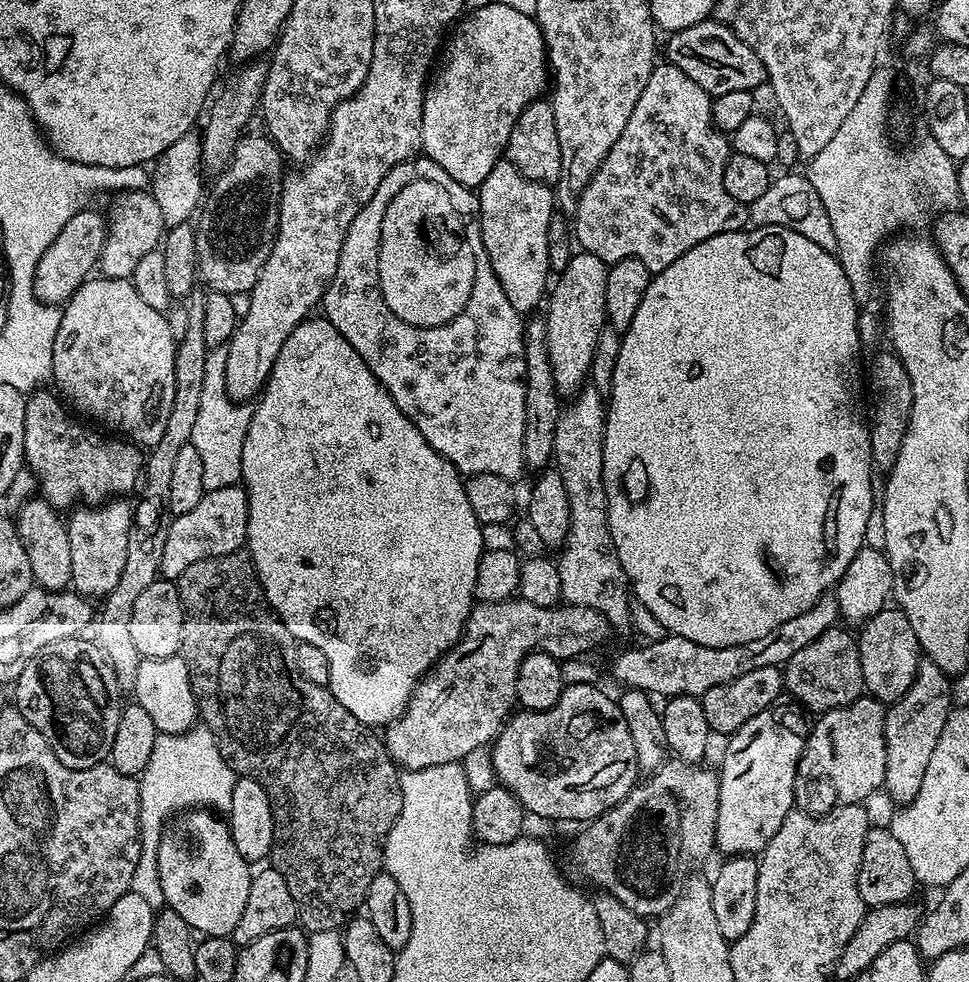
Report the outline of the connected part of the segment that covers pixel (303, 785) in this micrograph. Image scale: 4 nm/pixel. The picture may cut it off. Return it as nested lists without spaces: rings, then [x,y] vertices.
[[[246,550],[231,552],[230,554],[222,554],[214,558],[202,558],[202,562],[194,562],[194,566],[186,566],[186,570],[182,570],[178,581],[180,590],[180,601],[184,607],[184,625],[182,626],[182,642],[180,643],[179,655],[182,657],[182,663],[190,670],[190,686],[194,690],[194,698],[198,709],[199,719],[202,721],[203,727],[212,731],[212,736],[216,740],[217,746],[220,748],[222,758],[232,767],[237,777],[245,776],[254,782],[258,782],[258,786],[262,786],[262,790],[266,790],[268,801],[272,807],[272,851],[270,853],[271,867],[278,870],[278,874],[282,874],[282,878],[286,878],[286,887],[290,890],[290,898],[294,898],[294,906],[296,907],[296,918],[299,927],[303,928],[305,933],[311,934],[318,931],[334,931],[343,929],[347,925],[350,917],[363,905],[364,899],[368,897],[370,890],[370,882],[374,882],[374,878],[384,867],[384,843],[390,834],[390,830],[394,826],[394,822],[398,818],[398,814],[402,810],[402,786],[400,785],[401,773],[398,771],[398,765],[392,761],[392,755],[388,752],[388,747],[384,744],[383,739],[379,735],[376,736],[369,725],[358,722],[358,718],[354,718],[354,714],[350,714],[350,710],[346,710],[346,706],[342,706],[342,702],[338,702],[334,698],[331,687],[322,684],[311,684],[306,682],[306,678],[302,678],[302,674],[298,670],[298,662],[294,658],[294,650],[298,641],[290,634],[290,630],[286,630],[286,626],[276,617],[276,612],[268,604],[268,599],[264,597],[263,590],[260,589],[260,579],[256,577],[256,567],[252,561],[252,555]]]

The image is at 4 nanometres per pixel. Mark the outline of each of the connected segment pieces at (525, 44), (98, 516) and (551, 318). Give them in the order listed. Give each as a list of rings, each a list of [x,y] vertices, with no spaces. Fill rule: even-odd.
[[[493,2],[490,6],[472,8],[451,29],[443,45],[438,68],[439,64],[440,73],[436,81],[434,76],[424,89],[422,152],[429,160],[438,162],[438,166],[442,166],[454,182],[462,182],[467,188],[476,190],[486,174],[490,174],[490,170],[494,170],[496,163],[505,155],[510,130],[514,130],[514,122],[518,122],[522,110],[526,110],[532,101],[541,99],[549,87],[550,69],[544,33],[540,31],[535,16],[522,14],[522,10],[514,10],[514,6]]]
[[[112,498],[107,502],[99,506],[80,506],[71,513],[72,516],[67,517],[66,525],[70,540],[70,551],[71,551],[71,569],[73,570],[71,587],[75,591],[79,592],[81,596],[85,598],[93,598],[92,596],[97,596],[97,598],[103,598],[110,594],[110,590],[114,590],[114,586],[118,586],[118,578],[122,578],[122,566],[126,566],[126,542],[128,541],[128,535],[130,534],[130,526],[132,525],[132,510],[133,505],[131,503],[127,504],[127,499],[124,498]]]
[[[583,250],[577,251],[570,258],[566,270],[555,277],[546,296],[548,313],[543,317],[546,322],[546,346],[550,354],[550,366],[554,370],[556,390],[561,394],[575,394],[585,387],[592,370],[592,355],[598,342],[598,334],[606,327],[606,278],[609,265],[602,258]]]

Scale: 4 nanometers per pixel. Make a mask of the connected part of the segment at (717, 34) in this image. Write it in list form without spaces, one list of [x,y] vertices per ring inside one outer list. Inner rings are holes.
[[[715,18],[699,20],[694,26],[686,26],[671,33],[667,39],[667,63],[678,66],[686,78],[698,82],[698,86],[702,86],[702,90],[706,90],[713,98],[730,94],[734,90],[752,92],[768,79],[768,72],[758,54],[754,54],[754,50],[750,50],[750,46],[746,46],[746,42],[736,36],[733,28]]]

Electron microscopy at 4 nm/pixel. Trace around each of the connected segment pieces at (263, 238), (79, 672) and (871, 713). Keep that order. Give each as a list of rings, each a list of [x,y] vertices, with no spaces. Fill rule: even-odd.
[[[245,134],[236,144],[232,161],[215,177],[216,185],[213,188],[211,185],[194,224],[198,250],[198,276],[203,283],[205,280],[209,284],[207,287],[211,291],[236,298],[239,297],[239,292],[241,294],[251,292],[254,282],[258,282],[258,274],[262,274],[262,266],[266,266],[266,258],[270,258],[272,241],[280,221],[280,191],[284,188],[286,175],[284,164],[286,165],[285,157],[267,135]]]
[[[71,636],[58,642],[50,642],[46,650],[26,662],[26,670],[22,670],[22,674],[14,681],[14,707],[22,714],[22,718],[26,718],[26,722],[30,722],[30,726],[34,726],[34,730],[38,730],[38,734],[42,734],[42,738],[46,738],[46,742],[50,742],[50,750],[58,754],[58,762],[71,768],[89,768],[109,759],[122,707],[122,689],[116,683],[116,676],[110,671],[108,661],[100,653],[98,645],[91,639],[84,639]]]
[[[865,694],[846,708],[823,713],[811,725],[804,753],[796,771],[796,803],[799,811],[822,816],[842,804],[859,804],[877,788],[883,789],[886,774],[886,738],[883,734],[883,703]]]

